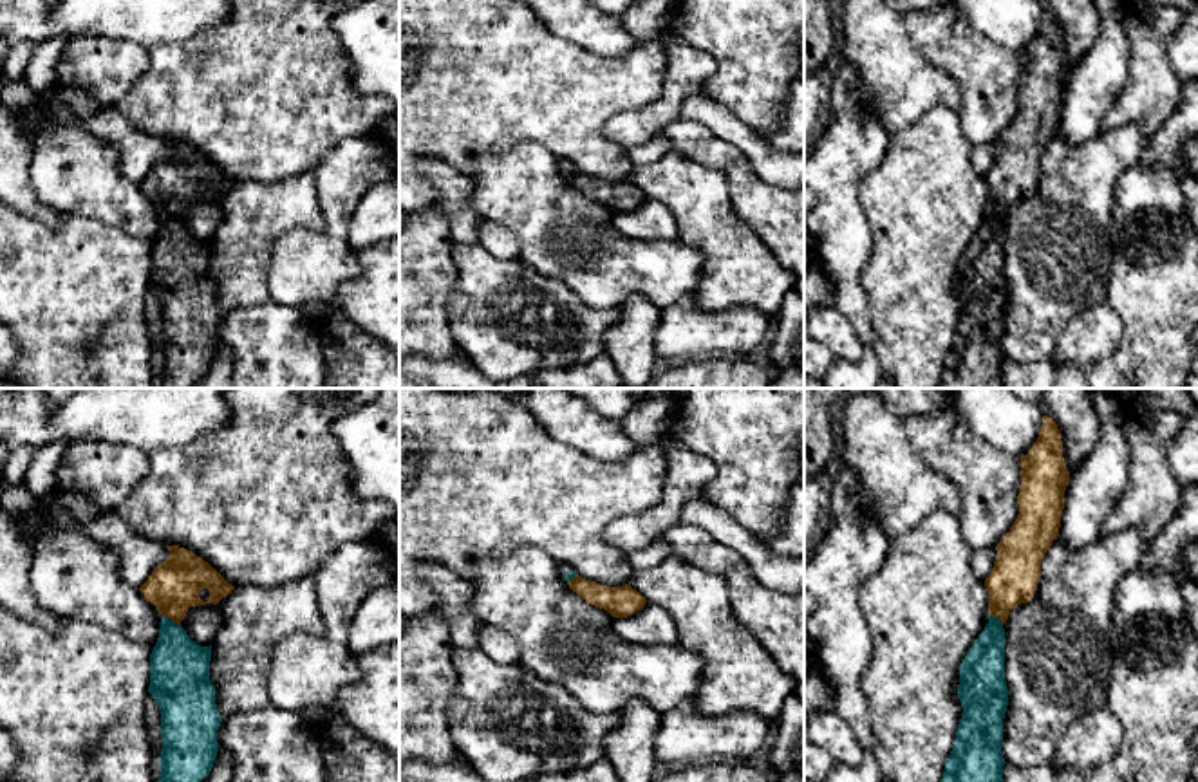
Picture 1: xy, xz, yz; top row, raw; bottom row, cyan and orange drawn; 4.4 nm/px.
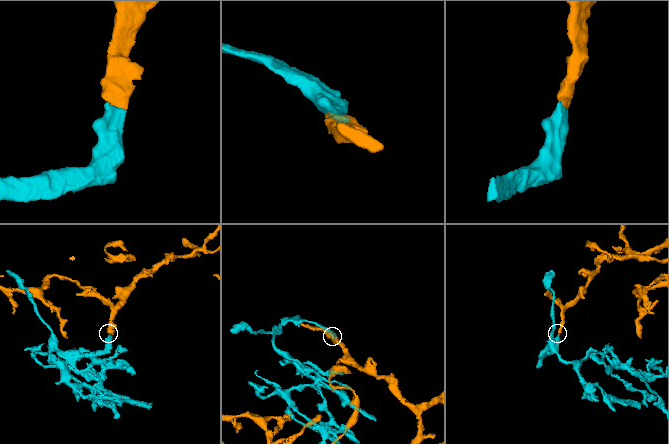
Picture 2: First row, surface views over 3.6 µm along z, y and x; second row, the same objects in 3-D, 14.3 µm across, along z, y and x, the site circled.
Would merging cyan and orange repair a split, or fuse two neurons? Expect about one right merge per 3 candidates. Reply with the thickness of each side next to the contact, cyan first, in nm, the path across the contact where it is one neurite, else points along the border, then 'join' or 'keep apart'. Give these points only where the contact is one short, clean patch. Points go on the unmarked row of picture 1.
calibres 280 and 240 nm; way xy (179, 264), (168, 214), (174, 181); join

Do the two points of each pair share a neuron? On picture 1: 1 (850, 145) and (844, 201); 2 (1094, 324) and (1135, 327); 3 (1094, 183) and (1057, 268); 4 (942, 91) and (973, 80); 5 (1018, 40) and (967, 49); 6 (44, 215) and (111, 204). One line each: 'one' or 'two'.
1: one
2: two
3: one
4: two
5: two
6: two

